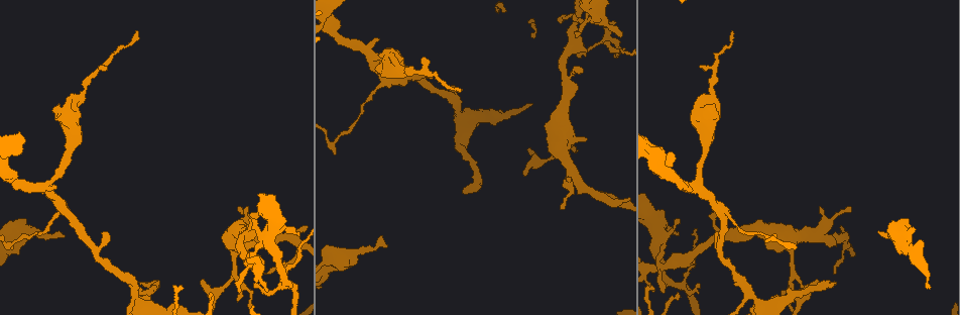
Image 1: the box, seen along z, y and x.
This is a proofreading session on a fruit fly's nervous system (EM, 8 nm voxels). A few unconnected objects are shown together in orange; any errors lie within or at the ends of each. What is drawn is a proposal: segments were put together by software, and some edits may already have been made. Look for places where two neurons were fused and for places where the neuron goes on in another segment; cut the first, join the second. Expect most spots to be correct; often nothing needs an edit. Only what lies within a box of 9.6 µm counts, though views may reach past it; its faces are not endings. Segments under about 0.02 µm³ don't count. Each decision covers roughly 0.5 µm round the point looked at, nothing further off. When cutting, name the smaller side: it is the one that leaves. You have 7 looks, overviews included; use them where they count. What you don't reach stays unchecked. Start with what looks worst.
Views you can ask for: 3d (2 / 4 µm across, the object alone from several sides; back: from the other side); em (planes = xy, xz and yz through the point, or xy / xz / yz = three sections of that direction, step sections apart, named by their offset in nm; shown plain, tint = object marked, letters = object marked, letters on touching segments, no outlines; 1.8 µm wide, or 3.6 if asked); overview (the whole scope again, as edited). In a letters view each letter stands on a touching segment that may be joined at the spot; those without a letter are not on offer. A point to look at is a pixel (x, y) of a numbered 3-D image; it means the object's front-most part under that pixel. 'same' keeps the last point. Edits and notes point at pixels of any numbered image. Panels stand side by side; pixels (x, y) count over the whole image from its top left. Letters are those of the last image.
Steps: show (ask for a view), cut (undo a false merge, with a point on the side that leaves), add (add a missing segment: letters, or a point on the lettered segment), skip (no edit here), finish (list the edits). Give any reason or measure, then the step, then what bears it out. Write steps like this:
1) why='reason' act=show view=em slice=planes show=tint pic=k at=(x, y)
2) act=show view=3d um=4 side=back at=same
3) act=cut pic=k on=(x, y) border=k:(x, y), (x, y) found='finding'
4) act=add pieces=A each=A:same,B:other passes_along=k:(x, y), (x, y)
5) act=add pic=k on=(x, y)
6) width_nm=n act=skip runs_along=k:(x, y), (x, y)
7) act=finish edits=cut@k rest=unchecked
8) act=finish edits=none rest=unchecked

why='branch stops here' act=show view=em slice=xz step=4 show=letters pic=1 at=(56, 231)

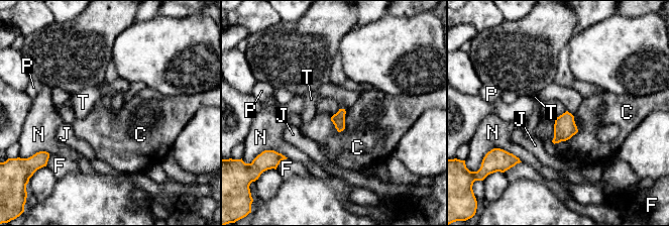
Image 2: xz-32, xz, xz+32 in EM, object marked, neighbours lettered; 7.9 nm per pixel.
act=show view=em slice=planes show=letters at=same

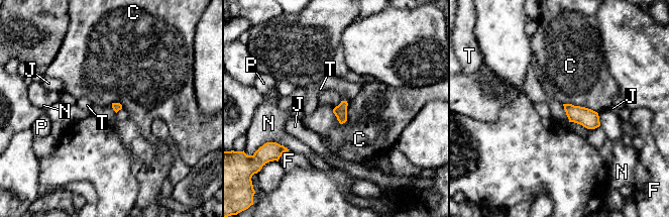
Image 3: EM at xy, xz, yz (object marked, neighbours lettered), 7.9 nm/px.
longest_contact=C:190nm act=skip each=C:other,F:other,J:other,N:other,P:other,T:other border=3:(348, 103), (347, 119), (340, 124) found='no lettered segment goes on from it'

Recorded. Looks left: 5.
why='free end' act=show view=3d um=4 pic=1 at=(463, 192)

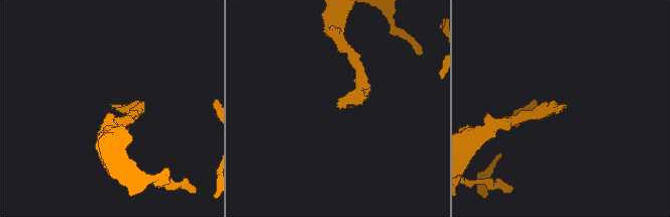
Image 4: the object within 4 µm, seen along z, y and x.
act=show view=em slice=yz step=8 show=letters pic=4 at=(565, 107)

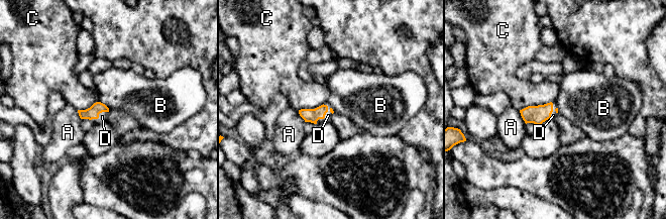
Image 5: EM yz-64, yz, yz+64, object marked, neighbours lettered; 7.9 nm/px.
act=show view=em slice=planes show=letters at=same

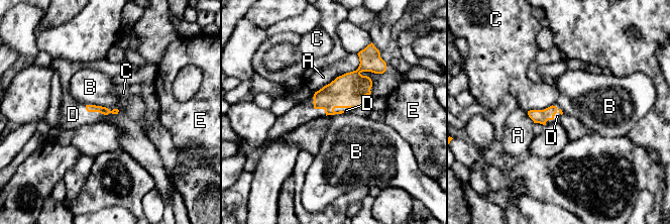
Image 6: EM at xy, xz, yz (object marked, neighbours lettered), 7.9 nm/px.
act=add pieces=D each=A:other,B:other,C:other,D:same,E:other passes_along=6:(90, 108), (99, 112), (73, 114) found='the neuron continues'

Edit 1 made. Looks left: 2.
why='redraw' act=show view=overview

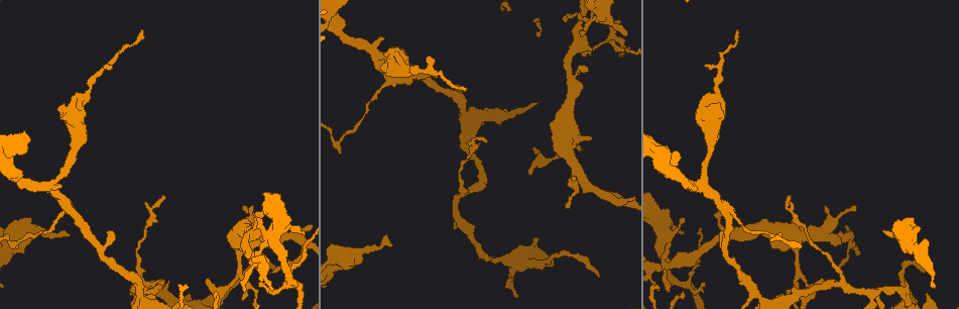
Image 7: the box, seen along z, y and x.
why='tapers out' act=show view=em slice=planes show=letters pic=7 at=(596, 275)

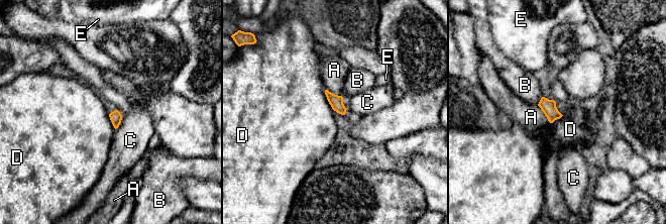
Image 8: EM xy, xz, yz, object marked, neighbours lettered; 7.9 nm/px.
act=skip each=A:other,B:other,C:other,D:other,E:other border=8:(325, 89), (327, 101), (333, 109) found='no lettered segment goes on from it'

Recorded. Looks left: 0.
act=finish edits=add@6 rest=unchecked

